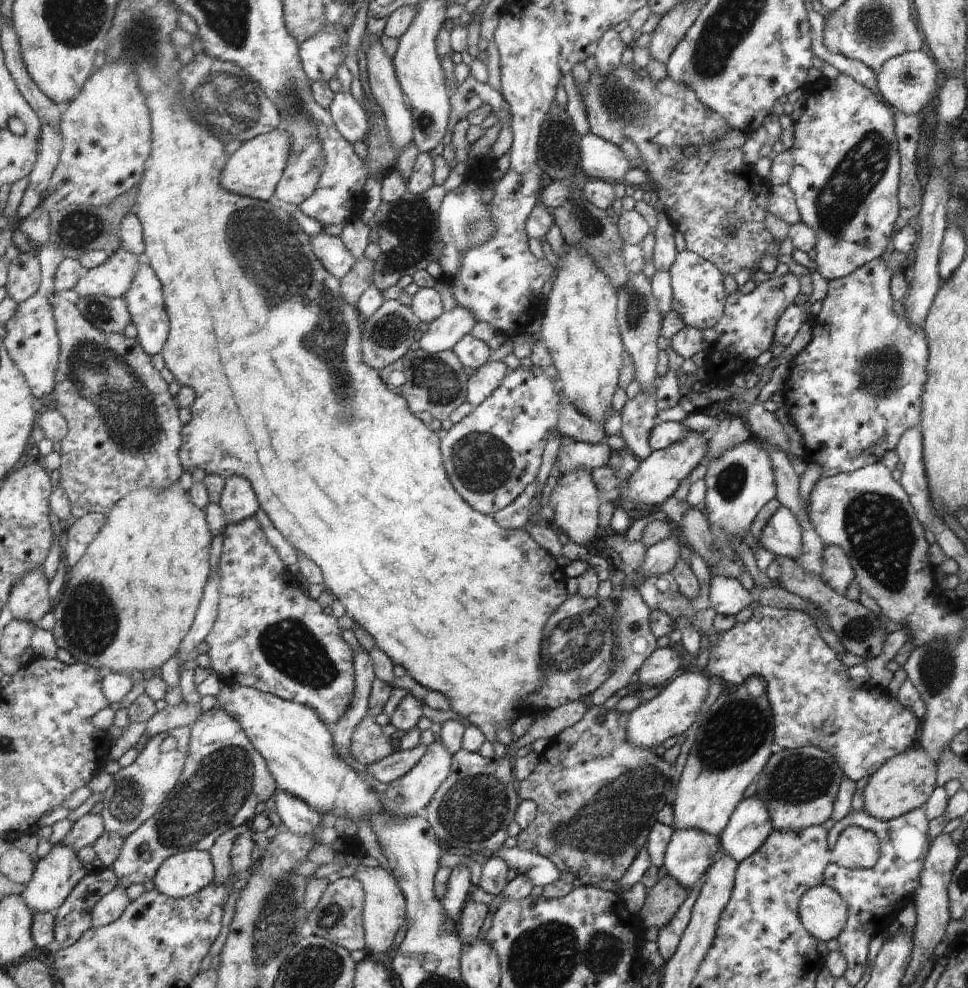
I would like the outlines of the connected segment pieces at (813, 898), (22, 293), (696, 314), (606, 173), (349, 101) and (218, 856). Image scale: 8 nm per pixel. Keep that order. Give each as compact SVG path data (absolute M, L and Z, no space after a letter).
M823 882L807 890L799 902L799 917L806 930L828 942L844 930L848 918L844 899Z
M37 251L22 253L10 264L7 290L18 303L39 293L43 283L43 266Z
M687 249L677 256L672 267L675 299L673 310L687 322L688 327L698 330L714 328L722 316L726 292L722 283L723 274L705 258Z
M592 132L582 137L579 147L579 162L590 178L622 183L627 172L636 168L620 146Z
M351 91L338 92L329 109L338 128L350 142L367 142L371 131L371 116Z
M242 825L230 830L218 839L216 845L213 846L211 854L214 864L217 868L216 885L226 885L226 882L235 879L232 868L232 853L236 846L237 840L242 835L248 835L250 828L248 825Z

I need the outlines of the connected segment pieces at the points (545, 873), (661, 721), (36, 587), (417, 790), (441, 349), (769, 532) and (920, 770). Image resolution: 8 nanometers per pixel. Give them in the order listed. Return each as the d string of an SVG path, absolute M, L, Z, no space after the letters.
M520 846L513 849L502 847L494 855L506 860L510 868L516 868L518 874L526 875L535 886L547 887L557 883L562 876L561 868L553 860Z
M686 670L679 674L678 678L666 686L656 698L643 703L629 714L631 741L638 746L656 750L666 740L686 734L694 726L694 720L706 700L708 688L710 688L710 682L706 676L702 676L702 672L696 674L693 670Z
M32 569L17 580L8 607L14 618L39 624L46 614L53 612L52 599L50 581L44 575L44 569Z
M433 742L429 746L426 756L413 771L410 771L410 774L392 783L386 792L380 793L385 800L387 809L399 817L424 815L425 808L434 800L438 790L450 778L455 756L446 743Z
M458 305L438 318L420 340L431 356L454 353L456 346L478 326L476 314L466 305Z
M780 505L762 528L759 544L776 557L795 560L799 557L802 546L801 528L797 518L785 506Z
M918 744L887 760L865 786L863 809L877 819L887 821L922 808L936 790L936 762Z

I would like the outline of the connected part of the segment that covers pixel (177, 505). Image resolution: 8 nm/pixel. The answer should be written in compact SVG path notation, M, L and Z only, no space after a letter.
M179 485L164 489L163 491L154 489L141 489L131 493L125 499L118 501L118 504L112 509L108 516L108 522L98 535L98 538L92 543L88 552L82 557L82 560L71 570L71 579L66 586L66 594L60 602L60 606L55 609L56 625L53 629L60 648L65 648L80 662L94 666L102 666L107 672L131 673L139 671L146 677L150 676L158 668L162 668L170 658L176 655L193 630L197 621L197 615L201 609L201 603L205 596L205 589L208 585L212 564L210 564L210 552L212 552L212 542L214 534L208 522L206 512L198 507L191 499L190 492L187 493Z

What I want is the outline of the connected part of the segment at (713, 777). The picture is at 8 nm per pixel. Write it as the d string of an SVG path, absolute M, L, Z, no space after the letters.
M751 677L738 687L730 686L716 698L695 733L686 766L680 778L675 806L678 829L698 829L719 836L732 820L744 790L764 770L775 750L774 722L767 698L767 685Z

